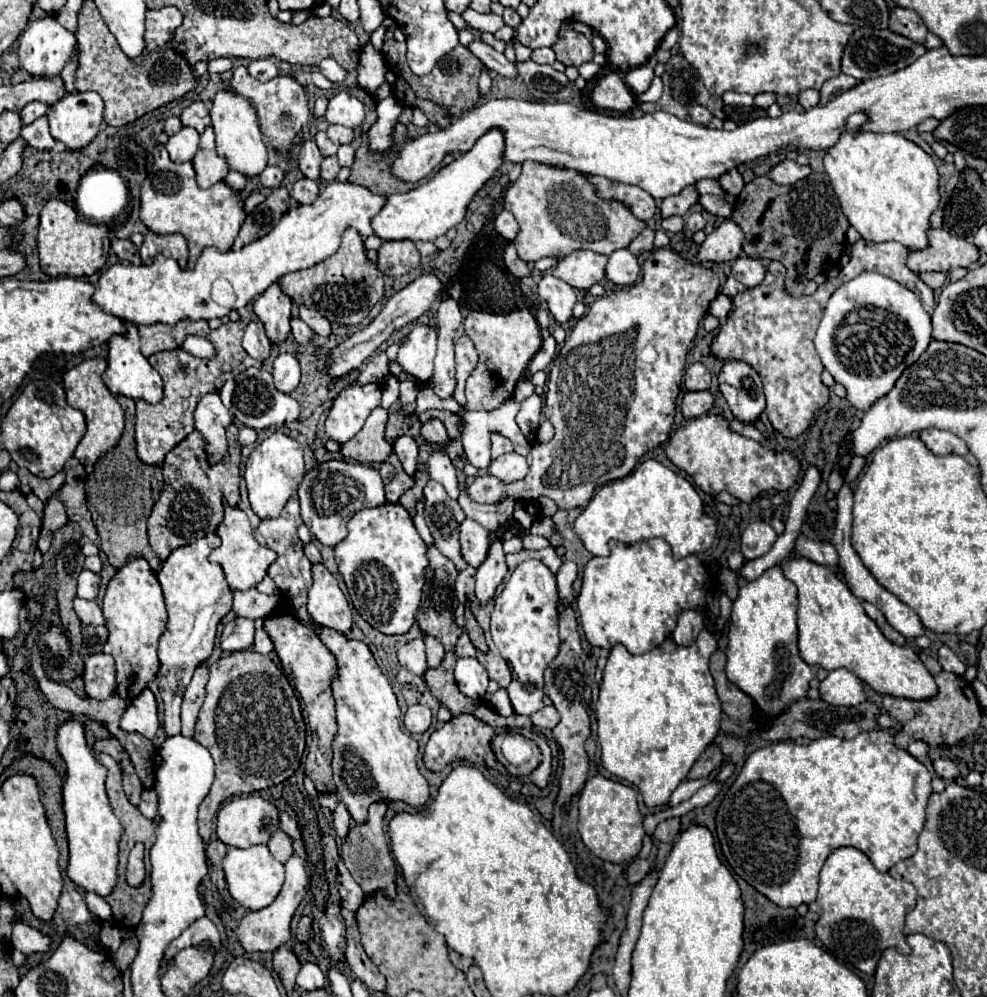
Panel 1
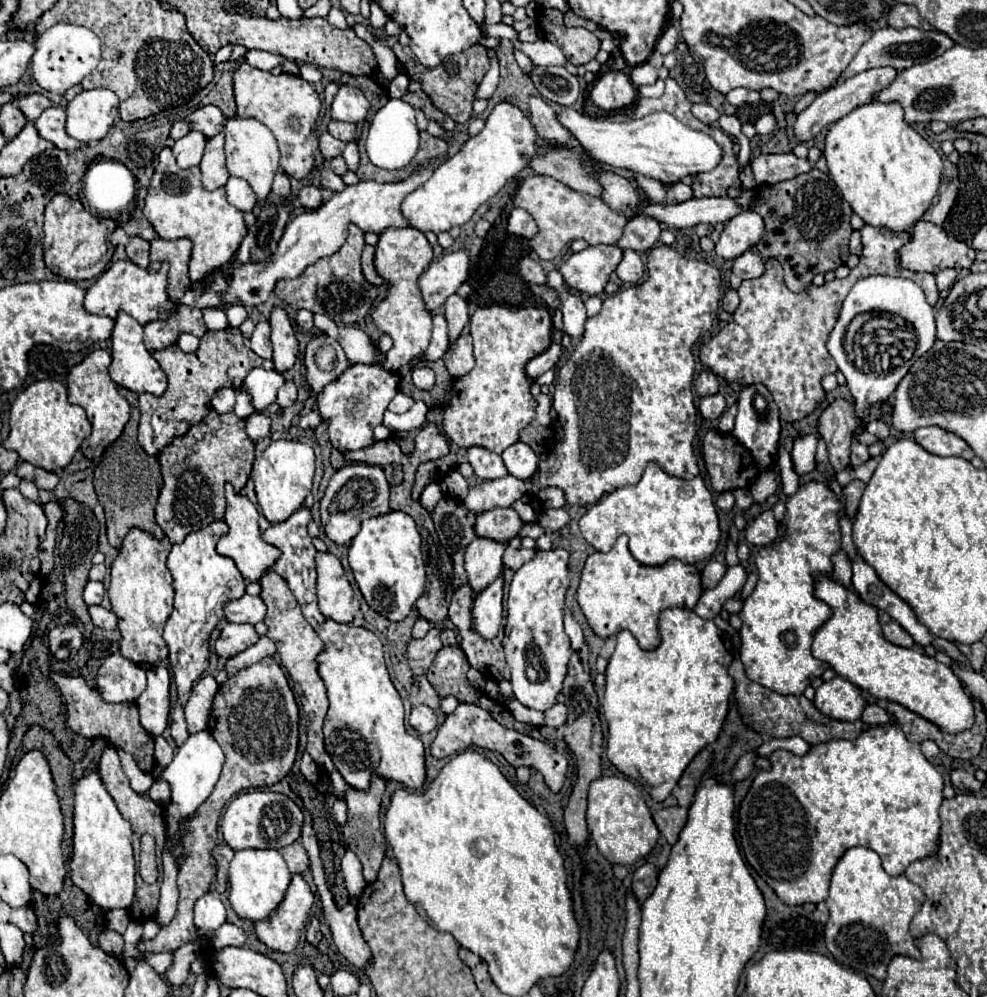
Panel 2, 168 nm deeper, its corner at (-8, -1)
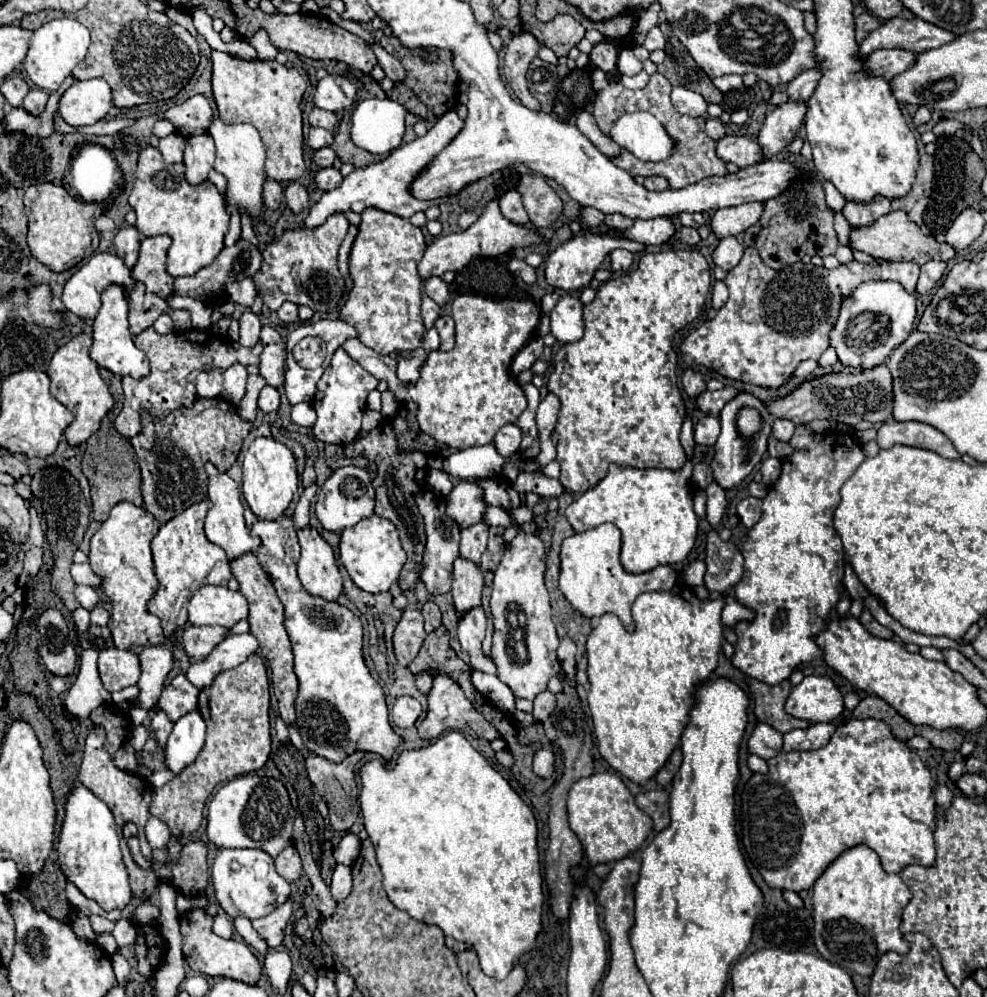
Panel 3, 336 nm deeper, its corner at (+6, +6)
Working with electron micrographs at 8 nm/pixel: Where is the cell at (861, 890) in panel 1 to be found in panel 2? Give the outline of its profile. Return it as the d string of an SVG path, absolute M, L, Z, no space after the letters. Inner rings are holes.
M853 847L845 851L841 861L837 863L833 877L831 877L831 887L829 887L828 897L825 899L825 905L829 910L829 921L825 925L825 943L833 959L857 973L871 975L879 981L885 979L887 975L887 965L895 955L907 955L913 959L921 959L919 949L913 943L913 937L909 933L909 923L913 915L921 909L925 901L925 893L921 887L911 883L905 875L891 877L885 873L881 867L881 857L869 849L869 847Z

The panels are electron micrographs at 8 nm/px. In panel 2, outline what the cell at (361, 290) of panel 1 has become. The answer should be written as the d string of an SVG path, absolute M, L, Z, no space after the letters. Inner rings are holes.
M351 225L345 245L335 255L315 261L297 279L281 279L275 285L275 295L281 297L295 311L307 309L311 313L323 313L329 315L335 323L345 323L345 325L359 323L369 313L377 297L377 287L369 285L361 273L359 259L363 247L365 247L363 231L357 225Z

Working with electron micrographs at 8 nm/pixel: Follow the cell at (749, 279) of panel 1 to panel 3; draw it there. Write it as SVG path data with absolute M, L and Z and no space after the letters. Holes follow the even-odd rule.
M729 236L729 238L721 240L719 246L715 248L715 252L713 252L713 262L715 262L719 268L723 268L725 272L729 272L731 268L735 268L735 266L739 264L739 260L743 258L743 252L745 252L743 244L739 244L737 238Z

